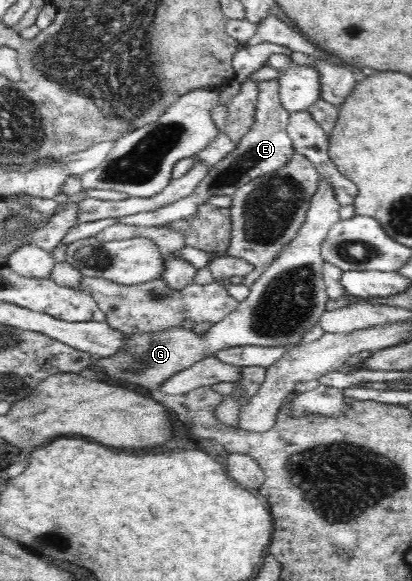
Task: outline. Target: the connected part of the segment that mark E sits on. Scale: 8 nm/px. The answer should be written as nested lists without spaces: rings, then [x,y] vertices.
[[[270,80],[260,83],[256,110],[254,112],[253,125],[236,142],[235,149],[219,163],[208,169],[207,175],[203,177],[201,183],[197,185],[189,196],[179,198],[179,201],[155,209],[155,211],[144,211],[141,214],[121,218],[120,224],[139,226],[143,230],[163,229],[163,226],[166,224],[193,218],[198,213],[197,209],[201,205],[207,204],[209,197],[225,195],[228,192],[233,193],[241,185],[249,183],[249,180],[274,172],[281,166],[284,166],[293,155],[294,149],[292,139],[286,130],[290,113],[282,106],[279,99],[279,81]]]

